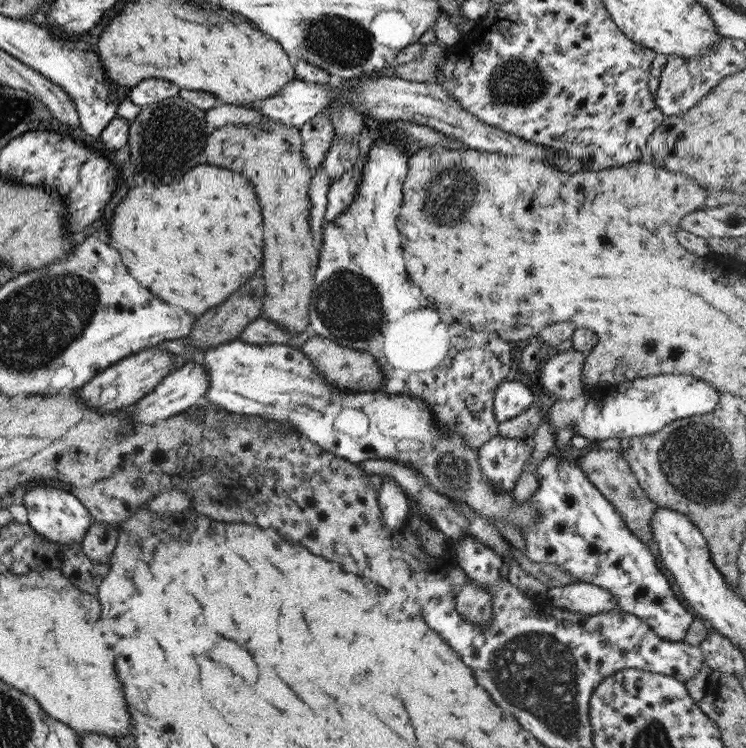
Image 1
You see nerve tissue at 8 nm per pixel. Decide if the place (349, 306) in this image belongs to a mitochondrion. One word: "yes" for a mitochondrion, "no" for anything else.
yes

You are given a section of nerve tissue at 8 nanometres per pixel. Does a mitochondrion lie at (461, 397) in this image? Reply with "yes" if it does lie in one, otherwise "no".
no

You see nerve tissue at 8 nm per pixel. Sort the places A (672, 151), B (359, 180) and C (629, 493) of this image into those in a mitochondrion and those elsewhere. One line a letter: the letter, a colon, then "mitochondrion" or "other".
A: other
B: other
C: other

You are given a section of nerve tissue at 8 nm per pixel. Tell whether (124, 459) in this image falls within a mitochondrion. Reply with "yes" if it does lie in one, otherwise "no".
no

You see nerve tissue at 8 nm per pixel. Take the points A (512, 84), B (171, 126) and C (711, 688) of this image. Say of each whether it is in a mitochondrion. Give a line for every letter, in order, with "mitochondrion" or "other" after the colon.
A: mitochondrion
B: mitochondrion
C: other

